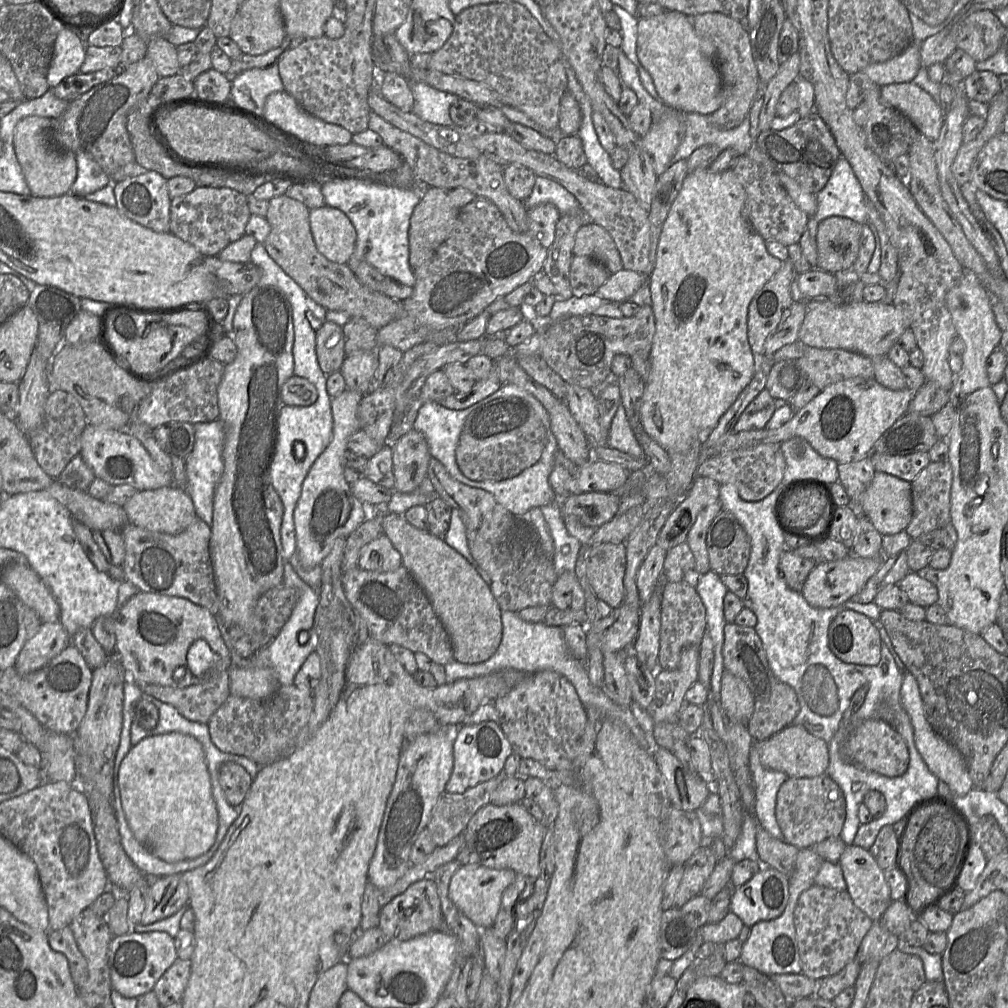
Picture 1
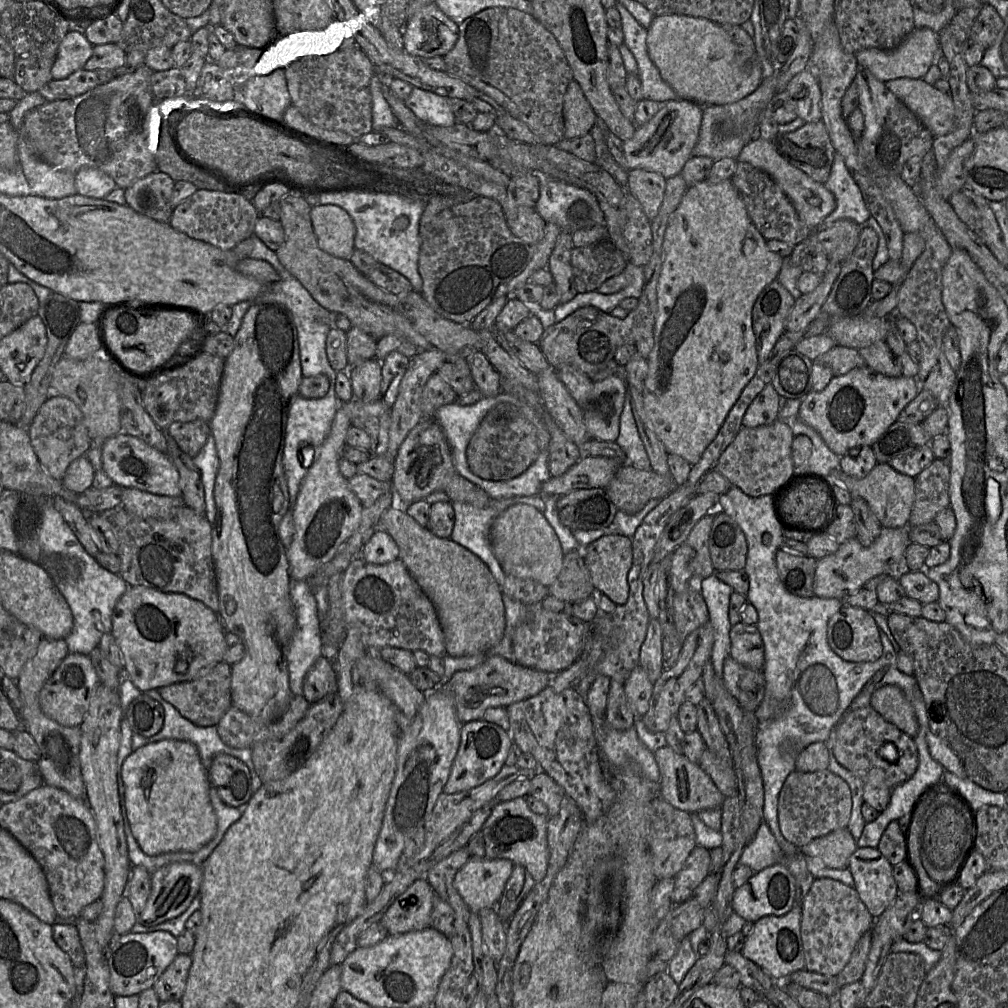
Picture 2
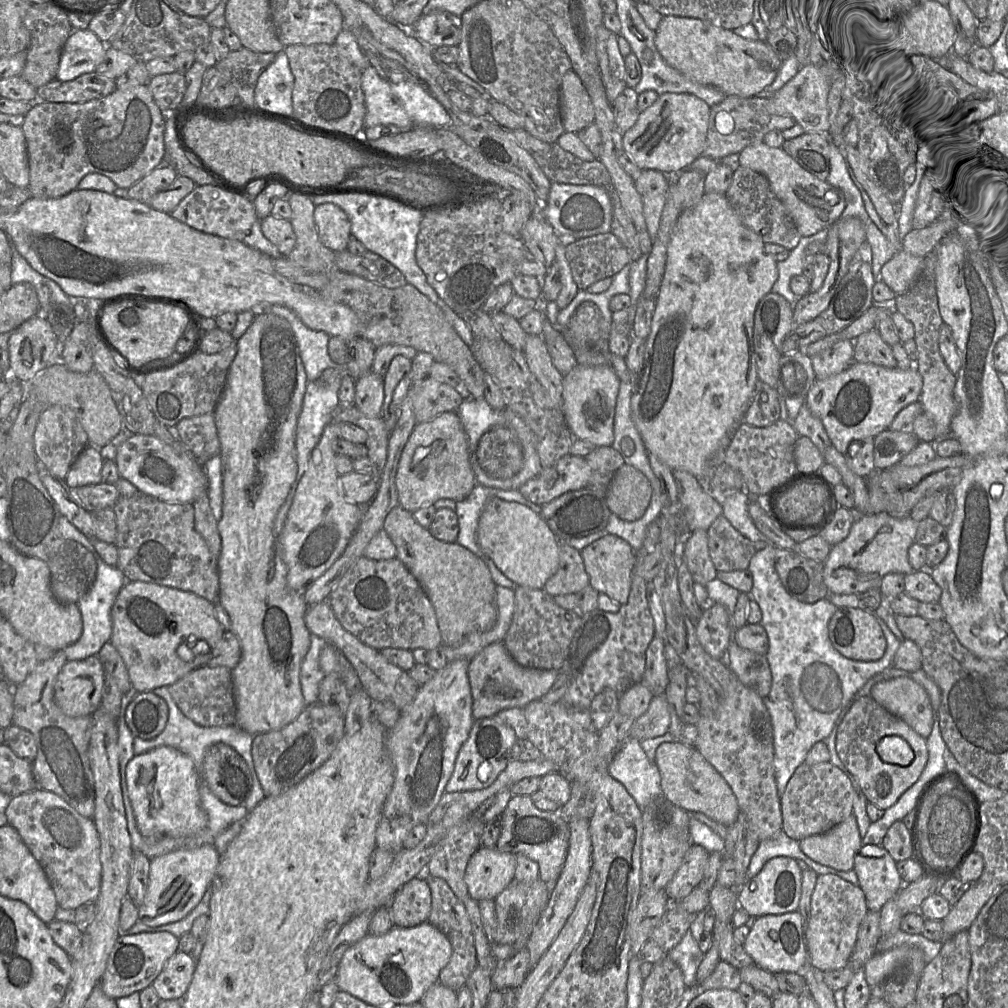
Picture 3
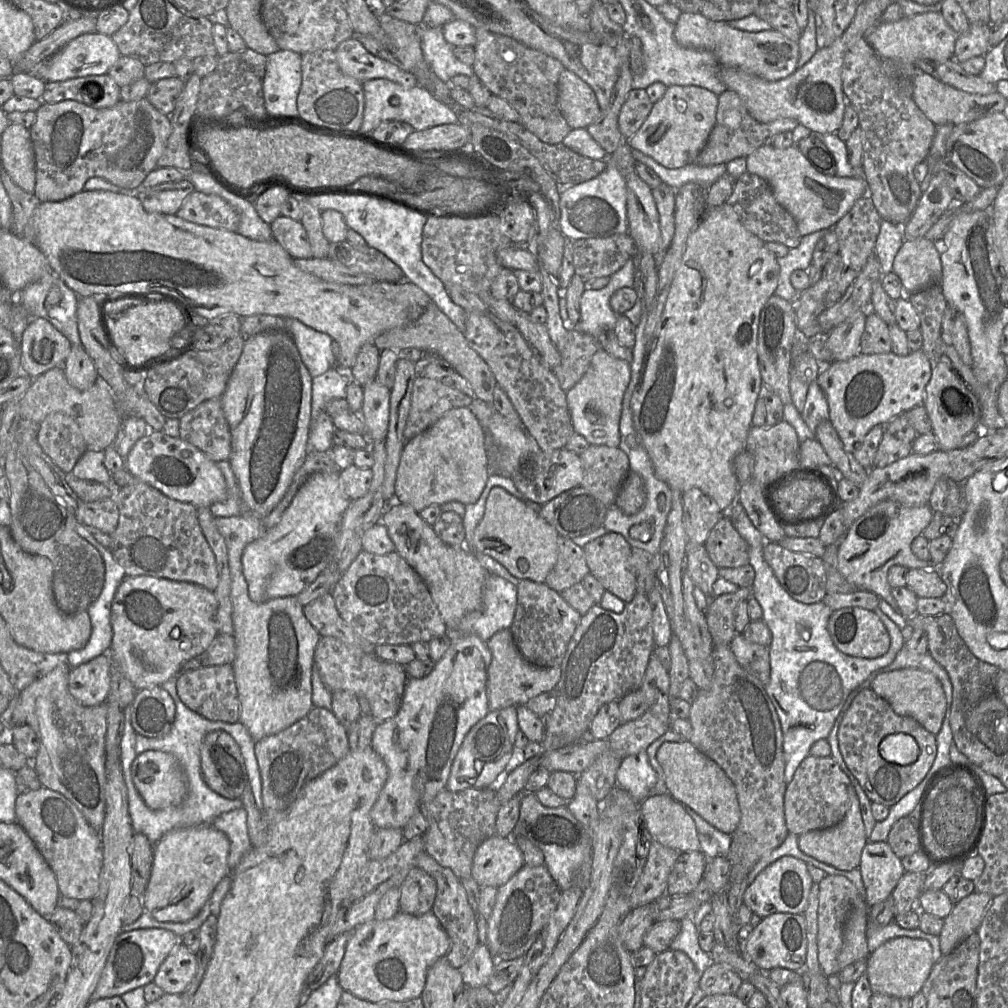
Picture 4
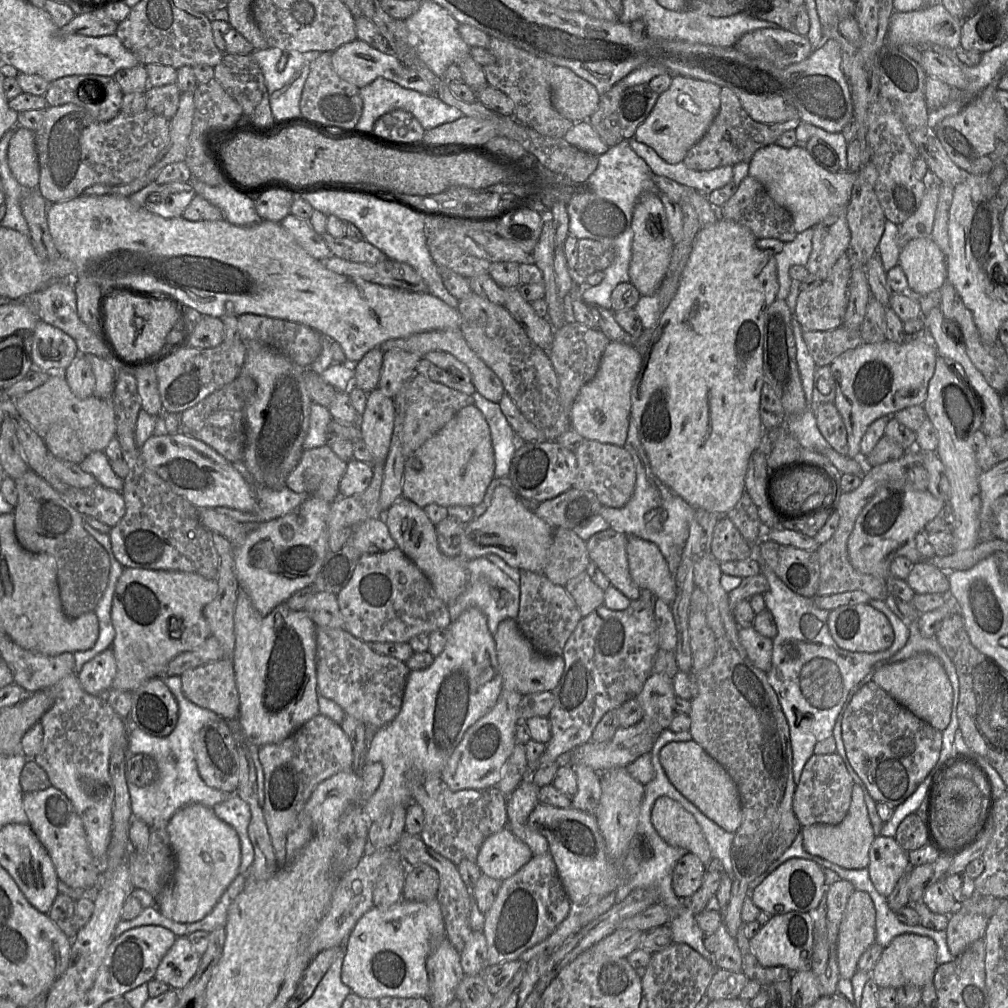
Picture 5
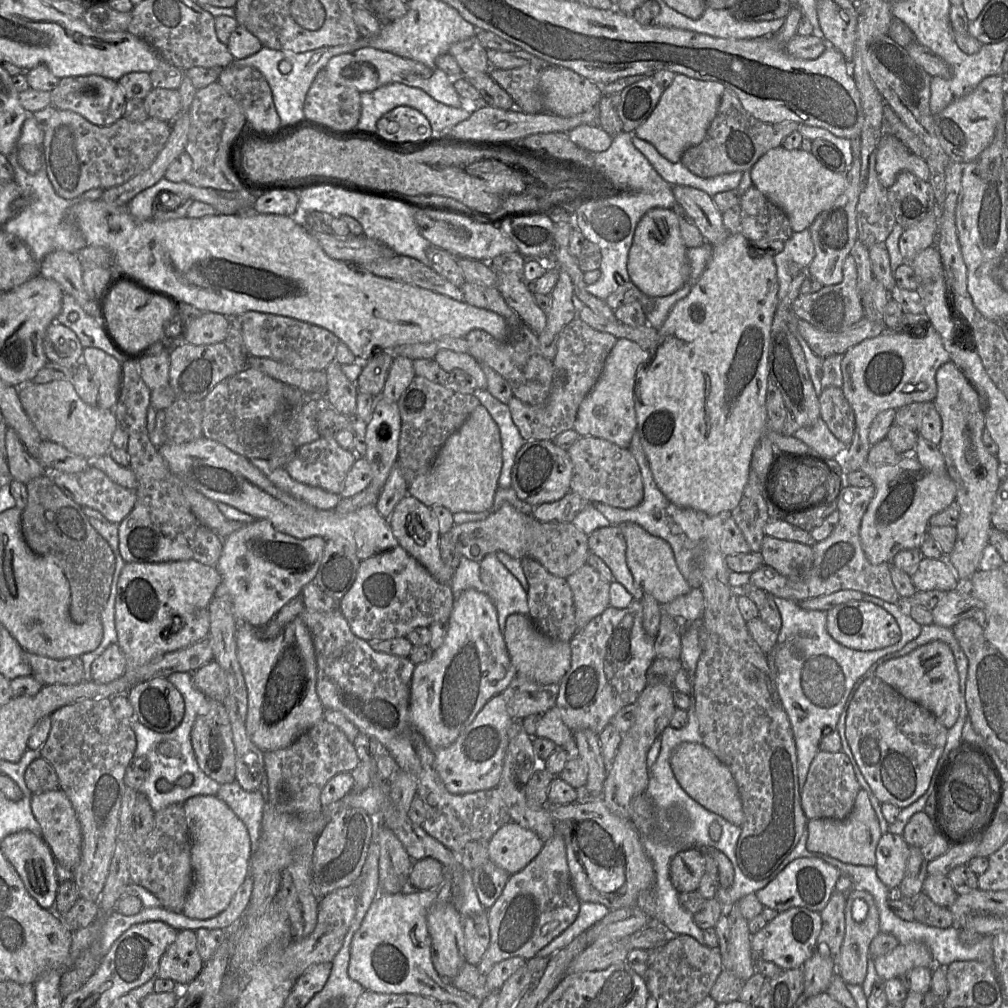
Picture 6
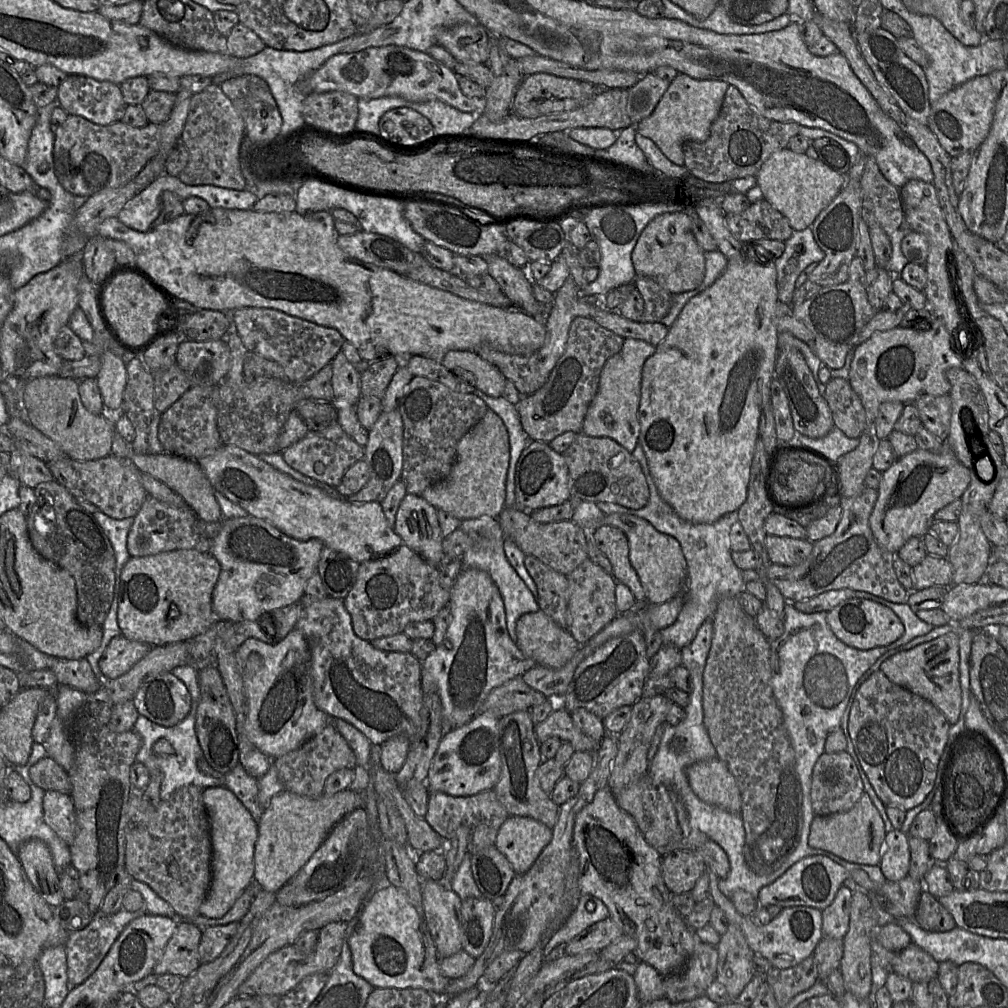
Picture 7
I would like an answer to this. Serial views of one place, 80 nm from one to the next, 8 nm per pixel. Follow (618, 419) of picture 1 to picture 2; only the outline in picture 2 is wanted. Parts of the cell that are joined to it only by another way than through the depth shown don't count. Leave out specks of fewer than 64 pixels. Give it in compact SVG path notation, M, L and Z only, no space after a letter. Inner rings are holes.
M628 390L619 417L619 434L615 443L624 451L627 463L639 470L651 470L647 453L637 430Z

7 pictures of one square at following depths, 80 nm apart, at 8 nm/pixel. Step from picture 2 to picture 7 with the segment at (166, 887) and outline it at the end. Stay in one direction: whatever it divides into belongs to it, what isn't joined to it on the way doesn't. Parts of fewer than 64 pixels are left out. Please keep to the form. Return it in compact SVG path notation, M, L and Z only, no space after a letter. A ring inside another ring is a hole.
M224 786L204 789L202 800L210 825L212 878L206 898L199 908L199 915L221 918L254 882L254 852L258 838L258 823L235 794Z

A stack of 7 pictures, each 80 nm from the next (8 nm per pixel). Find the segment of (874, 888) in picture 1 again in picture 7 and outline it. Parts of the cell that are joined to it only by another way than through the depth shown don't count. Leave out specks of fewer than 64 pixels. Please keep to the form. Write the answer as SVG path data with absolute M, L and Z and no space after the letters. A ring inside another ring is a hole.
M898 829L887 832L879 867L887 881L899 881L908 875L910 866L909 837Z

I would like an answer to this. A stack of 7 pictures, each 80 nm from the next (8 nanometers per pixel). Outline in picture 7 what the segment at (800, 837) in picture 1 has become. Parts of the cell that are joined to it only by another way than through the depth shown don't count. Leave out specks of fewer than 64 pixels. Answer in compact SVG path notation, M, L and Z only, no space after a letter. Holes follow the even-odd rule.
M845 751L823 753L816 761L811 778L810 798L815 816L827 816L850 810L864 792L863 782L852 757Z

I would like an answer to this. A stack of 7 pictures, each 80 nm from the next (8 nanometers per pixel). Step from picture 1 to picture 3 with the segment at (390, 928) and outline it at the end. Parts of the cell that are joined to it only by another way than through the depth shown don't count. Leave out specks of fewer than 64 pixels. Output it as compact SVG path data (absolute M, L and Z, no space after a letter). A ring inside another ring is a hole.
M417 876L402 886L389 903L393 926L413 927L428 921L431 889L424 876Z

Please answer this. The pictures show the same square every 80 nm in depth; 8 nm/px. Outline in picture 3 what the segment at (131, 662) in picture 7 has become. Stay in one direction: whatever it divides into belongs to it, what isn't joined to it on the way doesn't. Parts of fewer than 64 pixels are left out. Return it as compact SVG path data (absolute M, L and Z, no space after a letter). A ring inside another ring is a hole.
M97 656L67 661L55 681L56 705L70 717L91 716L101 707L105 674Z

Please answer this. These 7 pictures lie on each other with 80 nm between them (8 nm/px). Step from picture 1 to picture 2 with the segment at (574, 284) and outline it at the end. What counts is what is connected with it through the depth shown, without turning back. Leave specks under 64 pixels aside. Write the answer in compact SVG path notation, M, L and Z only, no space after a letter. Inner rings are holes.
M611 241L571 250L571 267L578 293L596 291L607 279L621 274L628 261Z

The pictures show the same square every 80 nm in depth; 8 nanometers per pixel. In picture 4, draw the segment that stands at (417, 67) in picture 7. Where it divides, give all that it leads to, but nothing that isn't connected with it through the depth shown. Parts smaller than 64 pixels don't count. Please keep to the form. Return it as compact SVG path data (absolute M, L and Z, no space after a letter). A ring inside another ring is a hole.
M355 36L341 42L335 49L337 62L343 73L359 82L386 78L406 88L418 85L417 78L410 72L385 59L369 53Z

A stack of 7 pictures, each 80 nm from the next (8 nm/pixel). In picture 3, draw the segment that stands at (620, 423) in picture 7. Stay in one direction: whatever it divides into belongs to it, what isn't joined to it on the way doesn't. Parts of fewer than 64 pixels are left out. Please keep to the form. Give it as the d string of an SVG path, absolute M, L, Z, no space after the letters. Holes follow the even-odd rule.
M576 365L563 378L562 407L568 427L575 438L585 439L596 446L611 446L615 439L614 424L620 379L611 365Z

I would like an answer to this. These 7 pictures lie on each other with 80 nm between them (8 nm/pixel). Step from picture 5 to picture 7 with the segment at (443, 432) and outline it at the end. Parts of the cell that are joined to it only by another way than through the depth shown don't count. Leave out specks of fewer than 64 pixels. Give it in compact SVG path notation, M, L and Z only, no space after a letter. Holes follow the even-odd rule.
M490 408L458 442L453 467L446 478L423 491L421 497L458 520L484 515L499 517L505 508L506 478L510 460L509 434L502 419Z

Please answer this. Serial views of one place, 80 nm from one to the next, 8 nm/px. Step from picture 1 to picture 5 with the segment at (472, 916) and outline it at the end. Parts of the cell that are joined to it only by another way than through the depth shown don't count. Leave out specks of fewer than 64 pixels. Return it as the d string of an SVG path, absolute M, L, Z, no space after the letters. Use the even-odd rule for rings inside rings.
M506 826L483 842L475 862L482 874L502 882L517 873L532 857L530 848Z

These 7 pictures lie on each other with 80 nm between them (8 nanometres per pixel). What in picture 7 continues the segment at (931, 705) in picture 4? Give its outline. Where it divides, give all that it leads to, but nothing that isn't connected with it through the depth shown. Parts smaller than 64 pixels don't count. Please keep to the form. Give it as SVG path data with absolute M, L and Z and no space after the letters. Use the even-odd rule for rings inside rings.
M948 633L890 657L879 670L894 684L931 702L944 714L949 724L953 725L958 721L962 703L959 641L958 633Z

